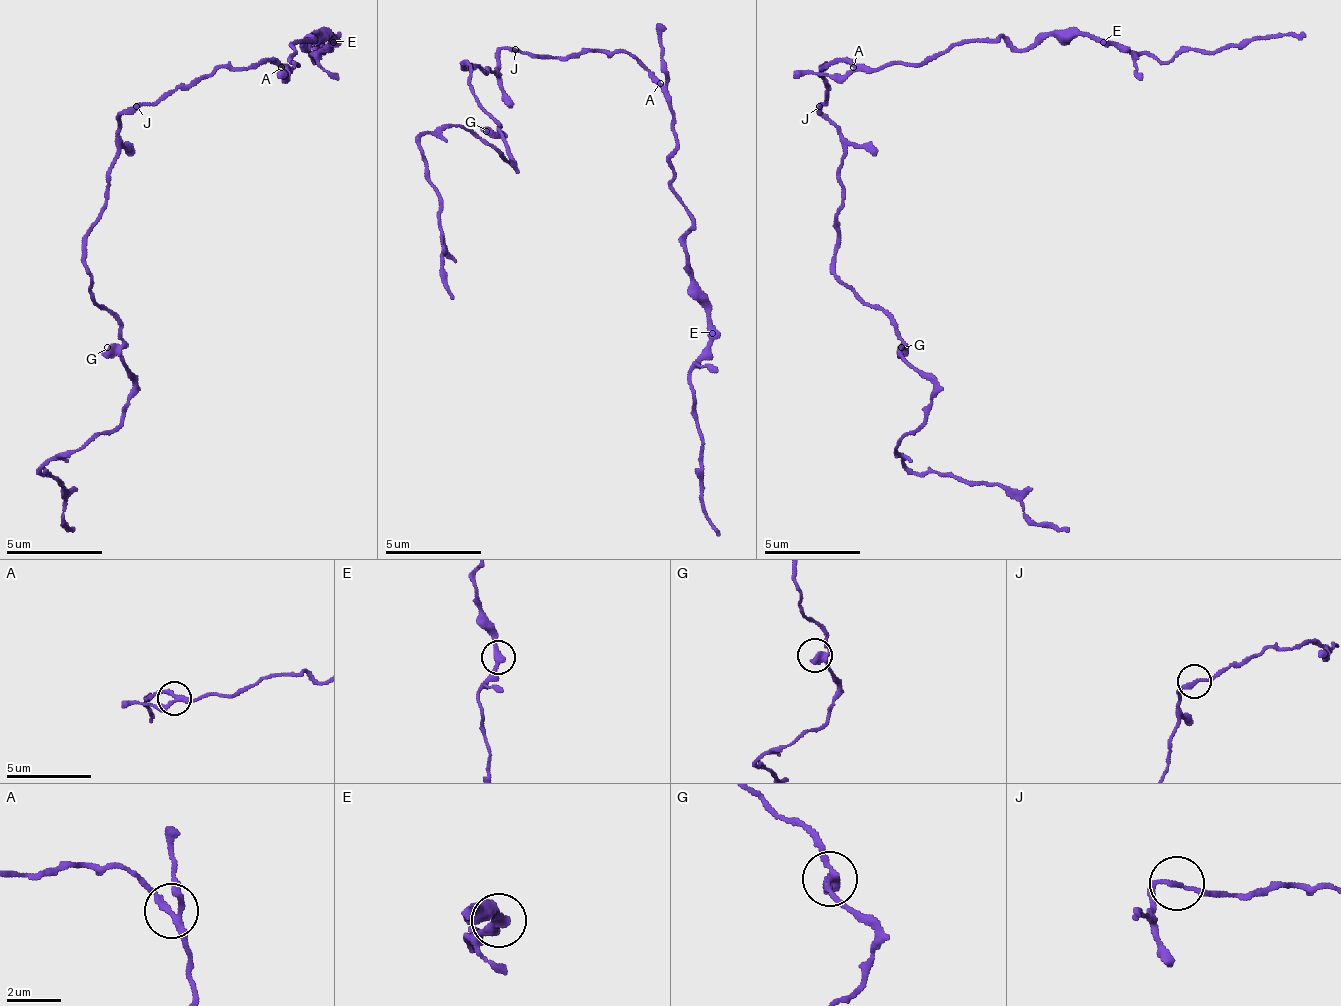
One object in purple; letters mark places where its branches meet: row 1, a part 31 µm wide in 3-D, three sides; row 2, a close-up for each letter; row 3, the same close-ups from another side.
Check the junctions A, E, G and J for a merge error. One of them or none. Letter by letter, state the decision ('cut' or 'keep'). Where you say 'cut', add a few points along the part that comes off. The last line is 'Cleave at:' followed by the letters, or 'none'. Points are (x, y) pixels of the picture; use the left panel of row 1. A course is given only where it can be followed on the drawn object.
A: keep
E: cut | (334, 43), (310, 57), (315, 62), (324, 38), (339, 38)
G: keep
J: keep
Cleave at: E

